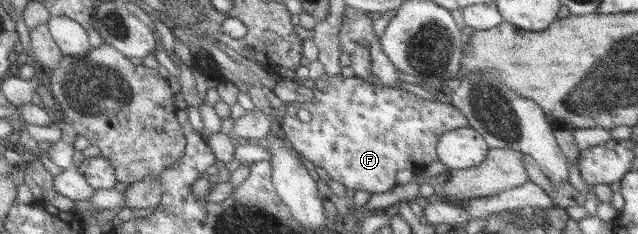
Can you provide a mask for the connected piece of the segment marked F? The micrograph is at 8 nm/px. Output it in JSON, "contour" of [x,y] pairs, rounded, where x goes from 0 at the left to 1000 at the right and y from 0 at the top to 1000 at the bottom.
{"contour":[[[511,312],[495,346],[491,389],[492,419],[472,453],[489,487],[486,521],[469,517],[462,440],[445,466],[447,594],[480,684],[511,722],[527,778],[582,833],[621,808],[621,731],[636,722],[636,688],[661,714],[688,688],[688,585],[735,543],[734,509],[702,423],[671,432],[636,385],[586,359],[560,325]]]}

